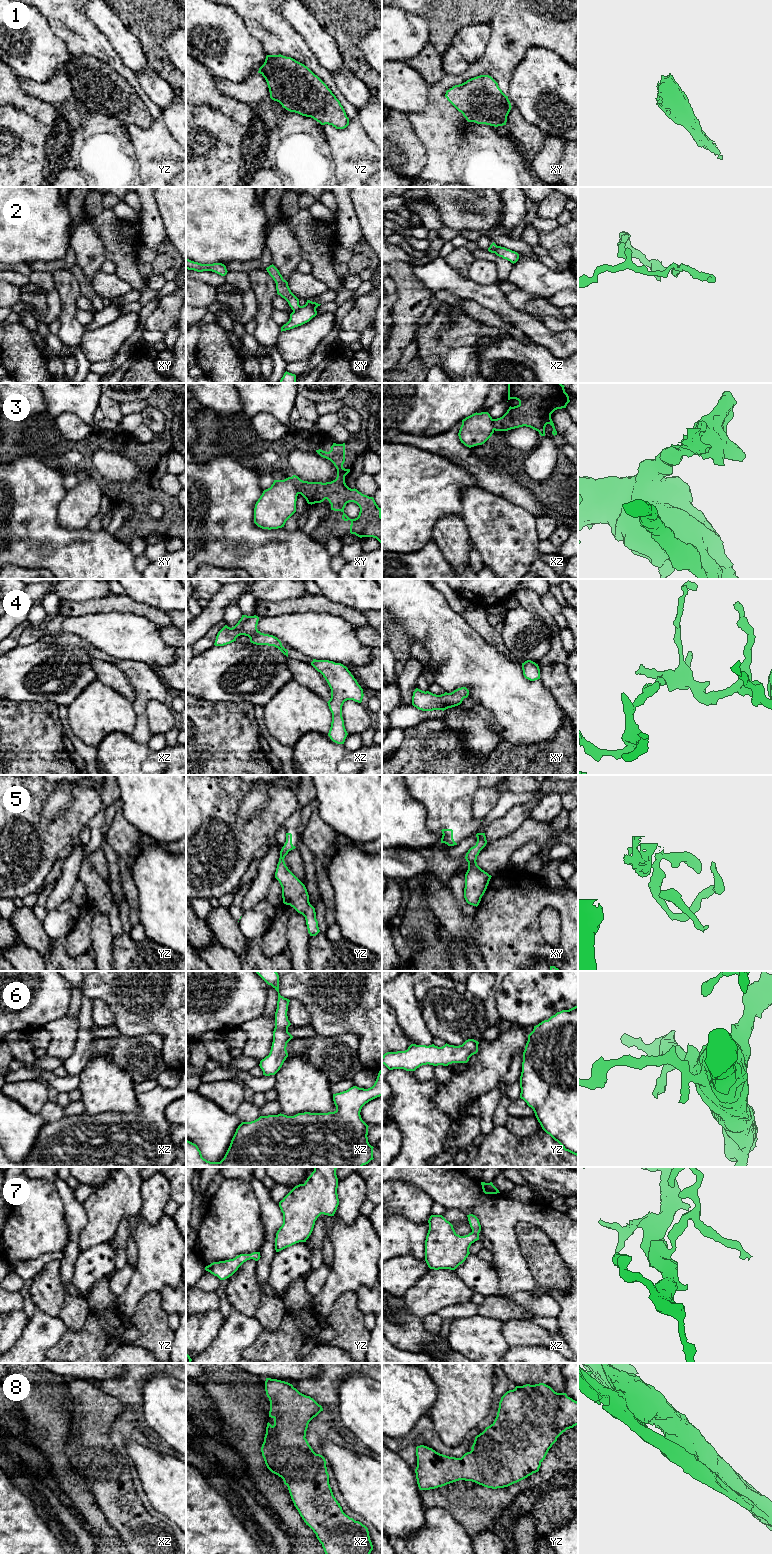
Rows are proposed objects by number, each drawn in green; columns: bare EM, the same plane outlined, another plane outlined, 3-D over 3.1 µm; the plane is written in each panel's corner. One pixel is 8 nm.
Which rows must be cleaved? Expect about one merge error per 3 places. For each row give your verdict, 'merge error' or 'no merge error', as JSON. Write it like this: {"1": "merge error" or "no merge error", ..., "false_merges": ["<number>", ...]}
{"1": "no merge error", "2": "merge error", "3": "merge error", "4": "no merge error", "5": "no merge error", "6": "no merge error", "7": "no merge error", "8": "no merge error", "false_merges": ["2", "3"]}

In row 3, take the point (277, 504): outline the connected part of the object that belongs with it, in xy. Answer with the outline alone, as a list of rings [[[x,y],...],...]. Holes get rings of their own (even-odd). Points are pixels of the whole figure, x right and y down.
[[[292,477],[274,480],[255,504],[254,523],[268,530],[284,527],[286,521],[296,512],[298,494]]]

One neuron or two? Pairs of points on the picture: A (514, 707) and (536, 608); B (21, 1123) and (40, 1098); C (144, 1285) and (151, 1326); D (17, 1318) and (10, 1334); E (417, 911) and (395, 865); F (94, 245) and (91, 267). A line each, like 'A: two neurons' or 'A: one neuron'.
A: two neurons
B: two neurons
C: two neurons
D: one neuron
E: two neurons
F: one neuron

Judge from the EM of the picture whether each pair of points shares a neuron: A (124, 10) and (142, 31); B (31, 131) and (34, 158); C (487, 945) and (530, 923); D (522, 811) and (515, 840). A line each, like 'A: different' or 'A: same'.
A: same
B: same
C: same
D: different

